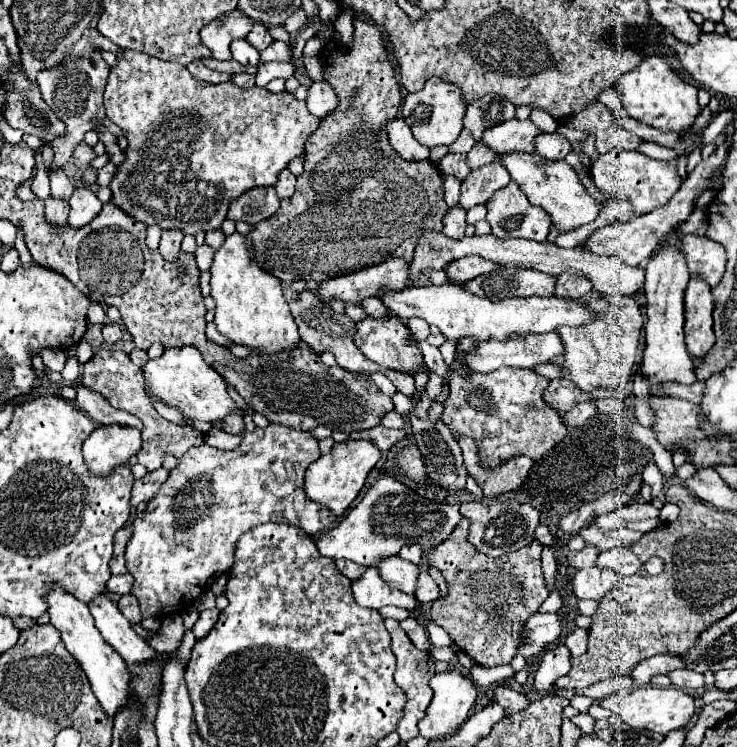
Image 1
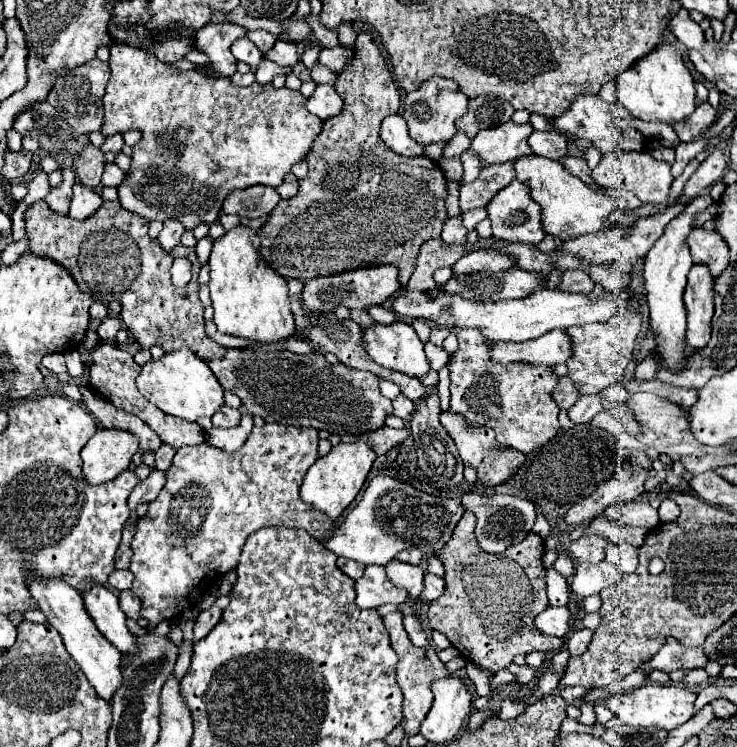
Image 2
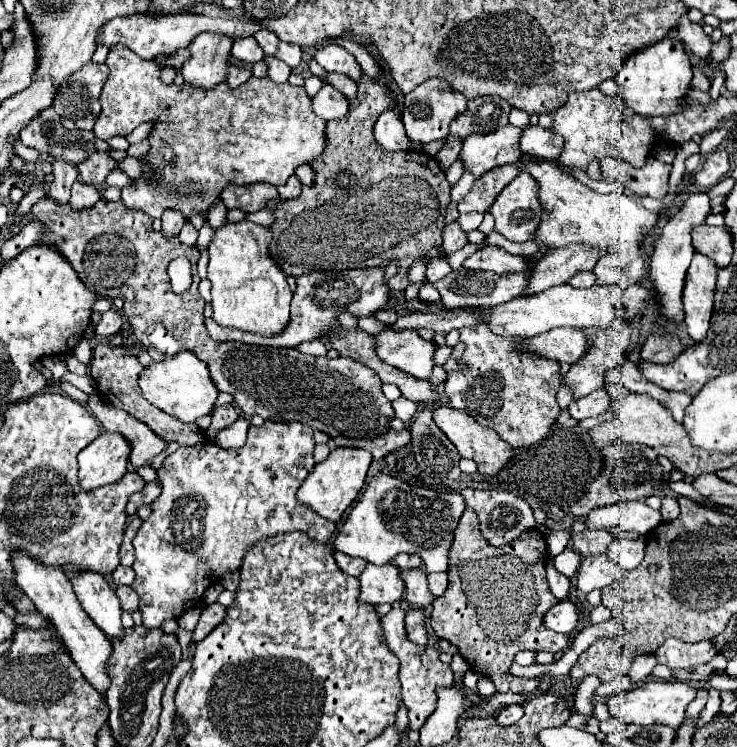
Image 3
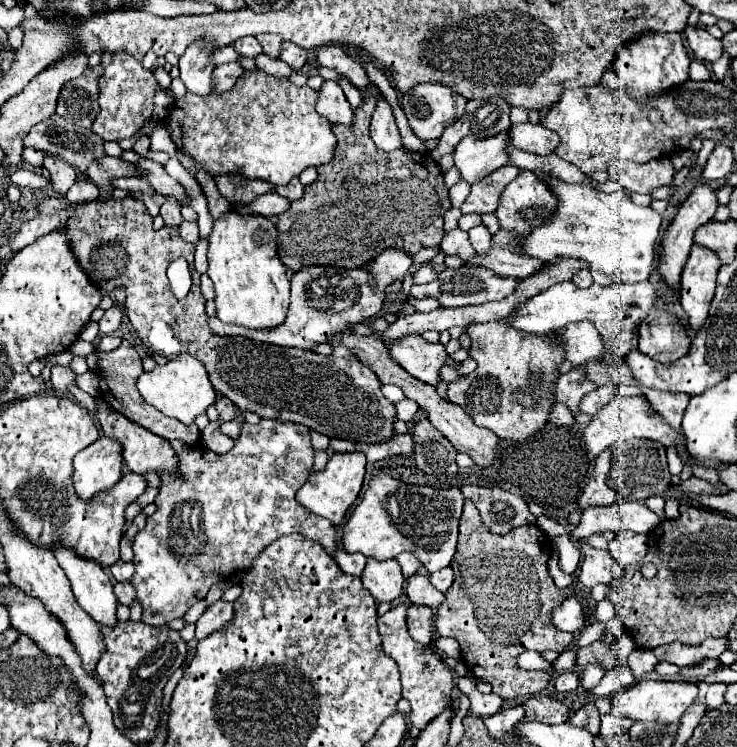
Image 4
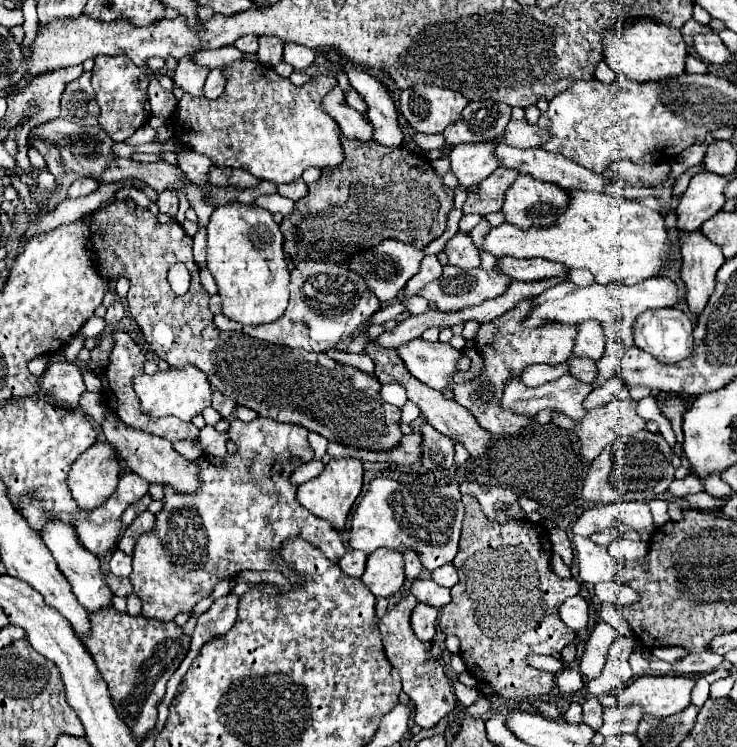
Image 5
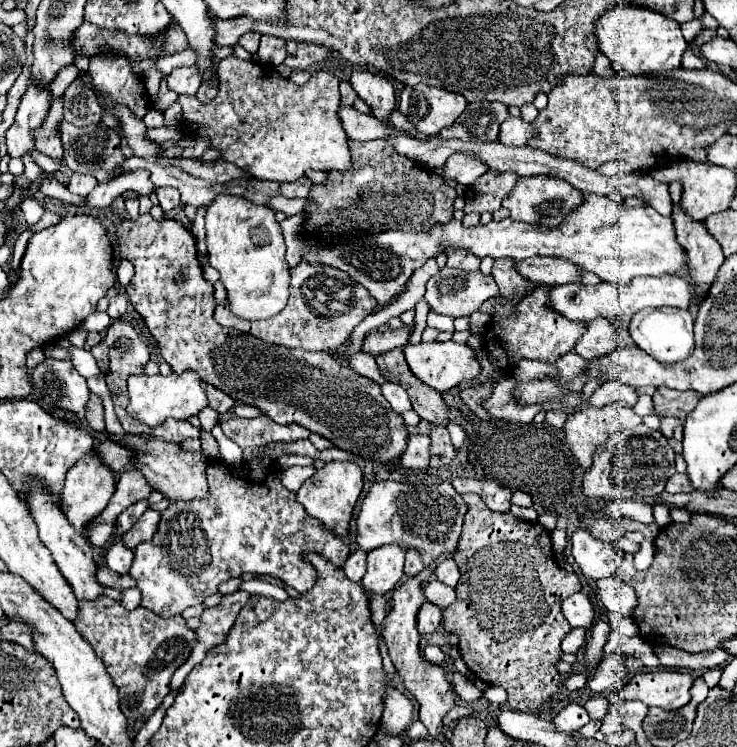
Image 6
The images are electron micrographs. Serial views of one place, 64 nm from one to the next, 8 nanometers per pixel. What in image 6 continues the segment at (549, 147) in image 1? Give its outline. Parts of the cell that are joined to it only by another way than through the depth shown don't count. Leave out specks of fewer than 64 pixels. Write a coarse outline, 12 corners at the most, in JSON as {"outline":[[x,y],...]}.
{"outline":[[510,116],[500,126],[500,142],[526,146],[536,126]]}

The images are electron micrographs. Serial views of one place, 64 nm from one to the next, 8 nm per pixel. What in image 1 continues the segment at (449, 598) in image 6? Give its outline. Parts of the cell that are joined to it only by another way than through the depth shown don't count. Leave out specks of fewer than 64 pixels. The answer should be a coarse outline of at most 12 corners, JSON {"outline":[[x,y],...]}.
{"outline":[[398,554],[376,568],[390,588],[414,594],[420,568]]}

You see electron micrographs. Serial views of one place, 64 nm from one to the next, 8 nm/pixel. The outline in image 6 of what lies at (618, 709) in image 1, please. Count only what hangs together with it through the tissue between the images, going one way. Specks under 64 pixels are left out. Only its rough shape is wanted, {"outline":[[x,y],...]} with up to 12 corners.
{"outline":[[688,672],[634,674],[624,700],[678,710],[690,702]]}

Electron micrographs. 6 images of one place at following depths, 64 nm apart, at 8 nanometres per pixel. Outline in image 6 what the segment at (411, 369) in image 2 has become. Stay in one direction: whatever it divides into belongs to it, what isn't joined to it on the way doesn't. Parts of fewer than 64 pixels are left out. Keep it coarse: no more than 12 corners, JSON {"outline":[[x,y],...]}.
{"outline":[[456,342],[404,346],[412,374],[446,392],[480,374]]}

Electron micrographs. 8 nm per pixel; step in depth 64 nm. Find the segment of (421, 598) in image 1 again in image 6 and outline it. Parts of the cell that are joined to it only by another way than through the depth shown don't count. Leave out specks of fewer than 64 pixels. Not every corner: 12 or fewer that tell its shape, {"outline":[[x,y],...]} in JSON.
{"outline":[[452,558],[440,562],[434,570],[436,580],[454,586],[460,580]]}

